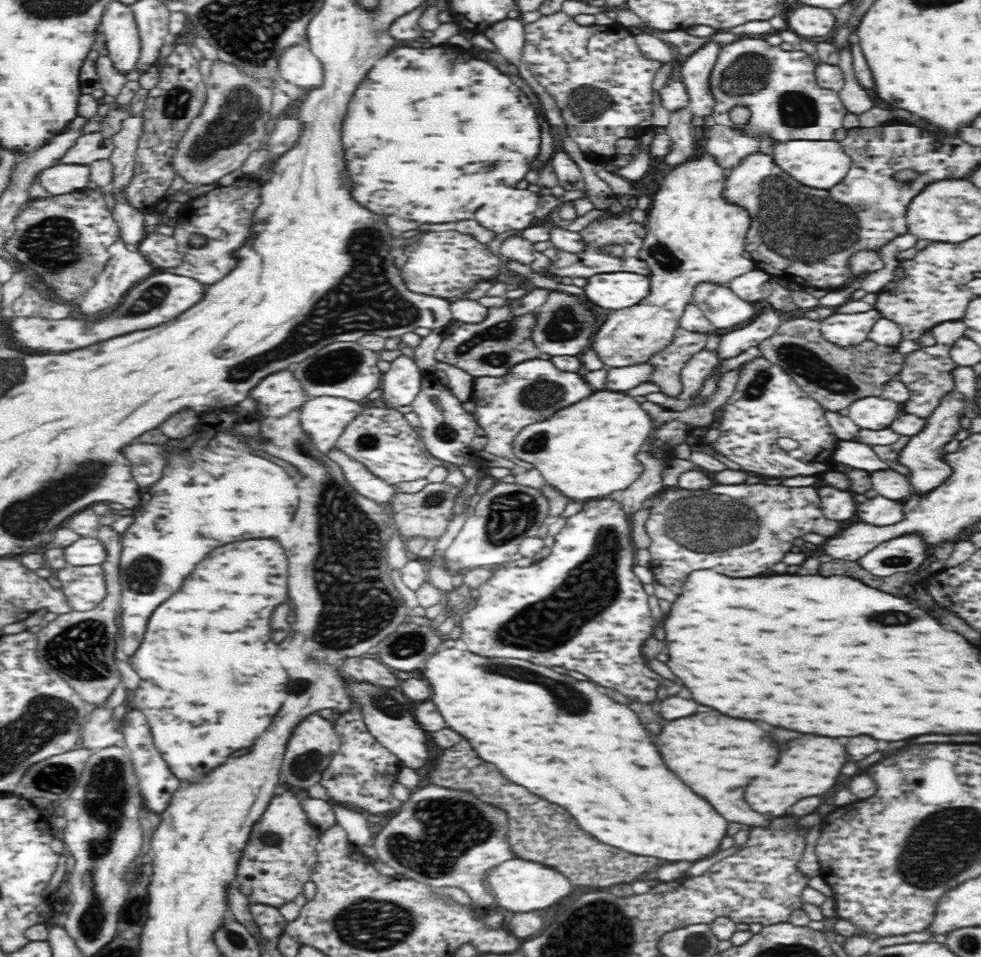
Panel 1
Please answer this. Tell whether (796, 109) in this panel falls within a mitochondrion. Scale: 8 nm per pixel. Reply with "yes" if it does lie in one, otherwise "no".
yes

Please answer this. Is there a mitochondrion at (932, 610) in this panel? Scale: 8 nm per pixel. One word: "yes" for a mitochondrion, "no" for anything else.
no

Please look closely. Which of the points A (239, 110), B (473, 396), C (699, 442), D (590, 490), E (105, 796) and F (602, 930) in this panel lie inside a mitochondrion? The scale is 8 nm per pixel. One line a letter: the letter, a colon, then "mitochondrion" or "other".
A: mitochondrion
B: other
C: other
D: other
E: mitochondrion
F: mitochondrion

